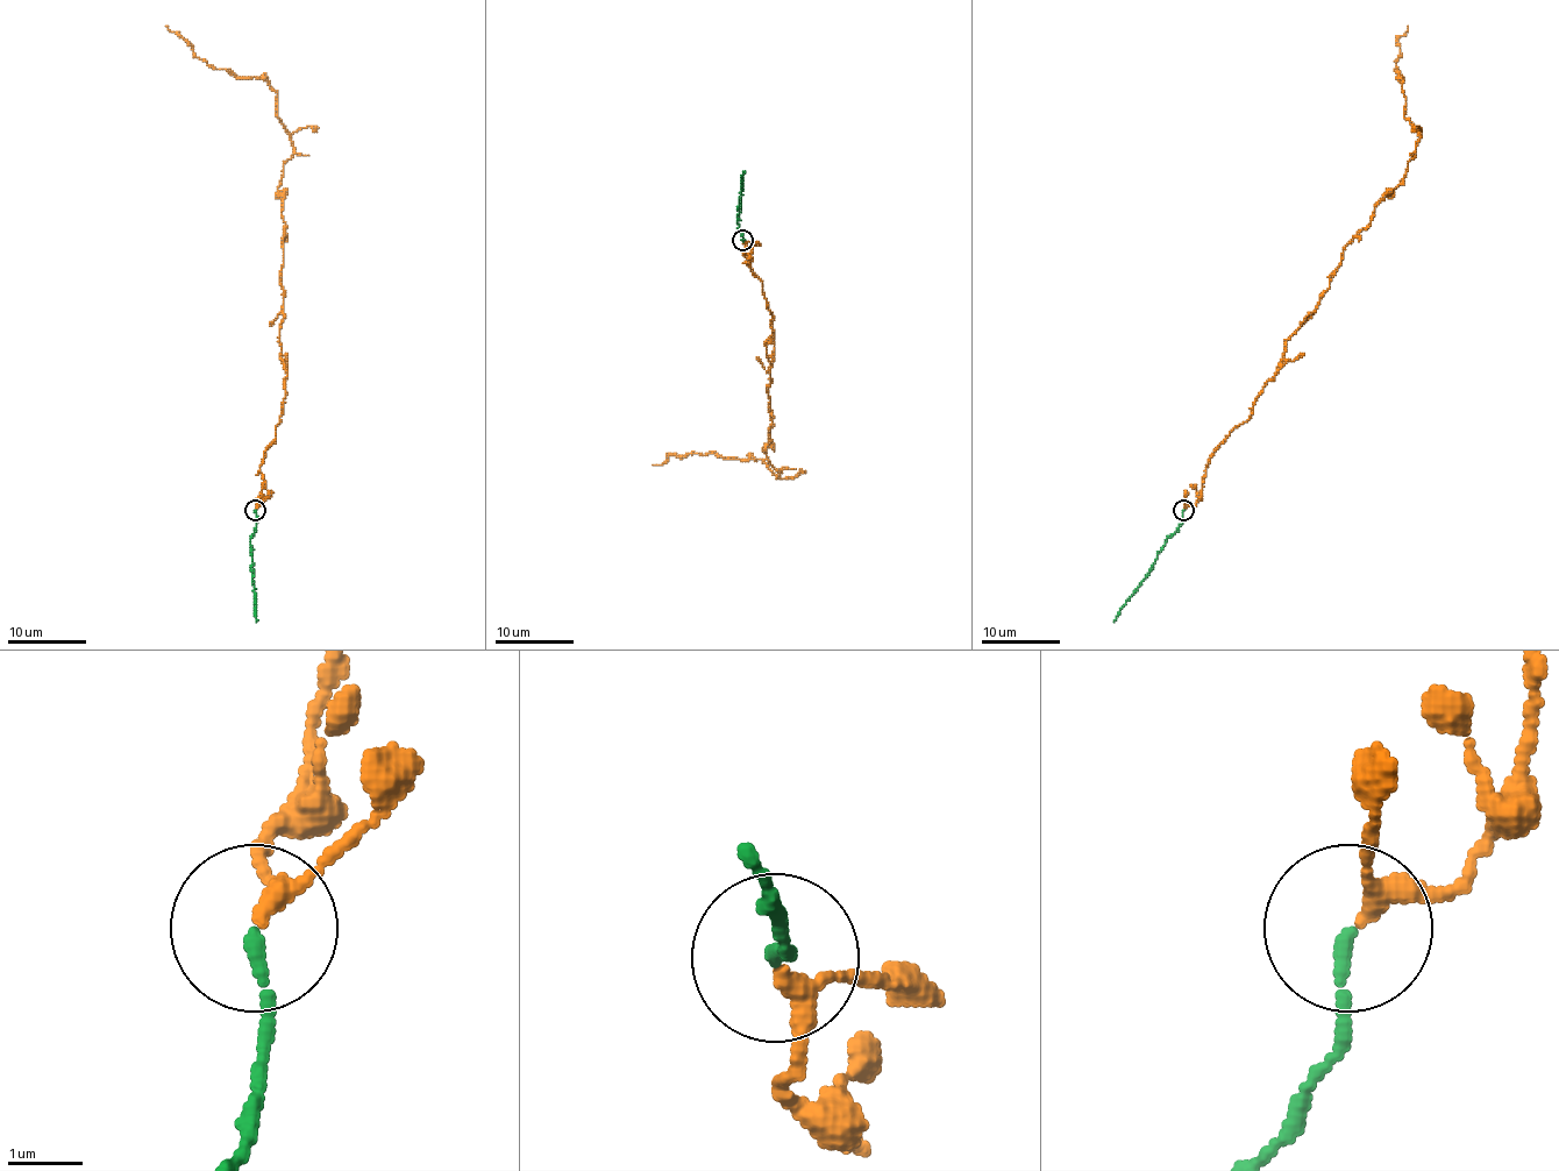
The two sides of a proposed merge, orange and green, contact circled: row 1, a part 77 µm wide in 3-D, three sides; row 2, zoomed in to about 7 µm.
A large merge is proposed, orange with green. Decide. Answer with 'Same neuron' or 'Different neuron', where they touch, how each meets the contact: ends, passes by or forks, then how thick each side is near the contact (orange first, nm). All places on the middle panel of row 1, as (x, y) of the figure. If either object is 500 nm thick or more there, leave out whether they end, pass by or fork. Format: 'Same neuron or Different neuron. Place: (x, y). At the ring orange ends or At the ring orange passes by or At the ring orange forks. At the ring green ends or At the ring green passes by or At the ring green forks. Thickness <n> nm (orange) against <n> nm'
Same neuron. Place: (742, 240). At the ring orange passes by. At the ring green ends. Thickness 240 nm (orange) against 170 nm

